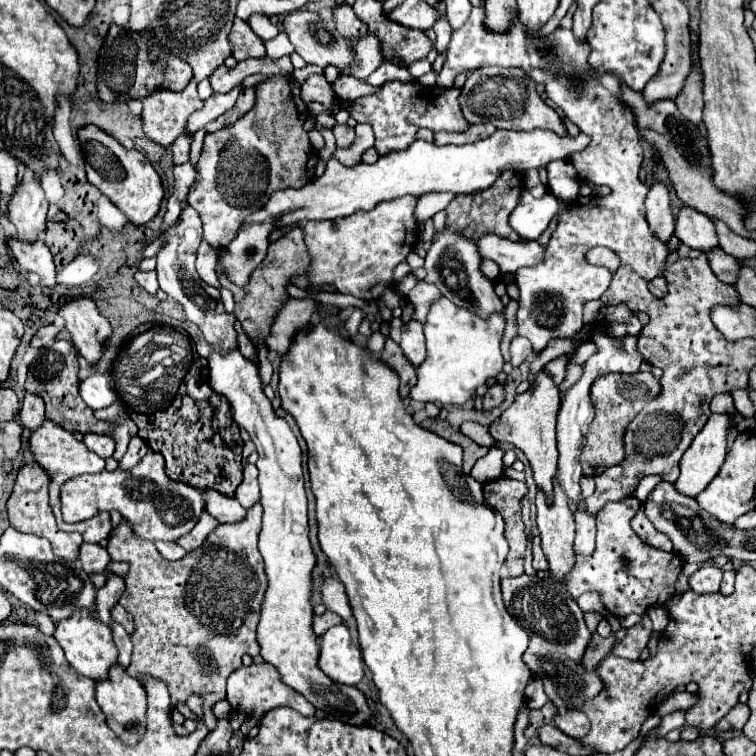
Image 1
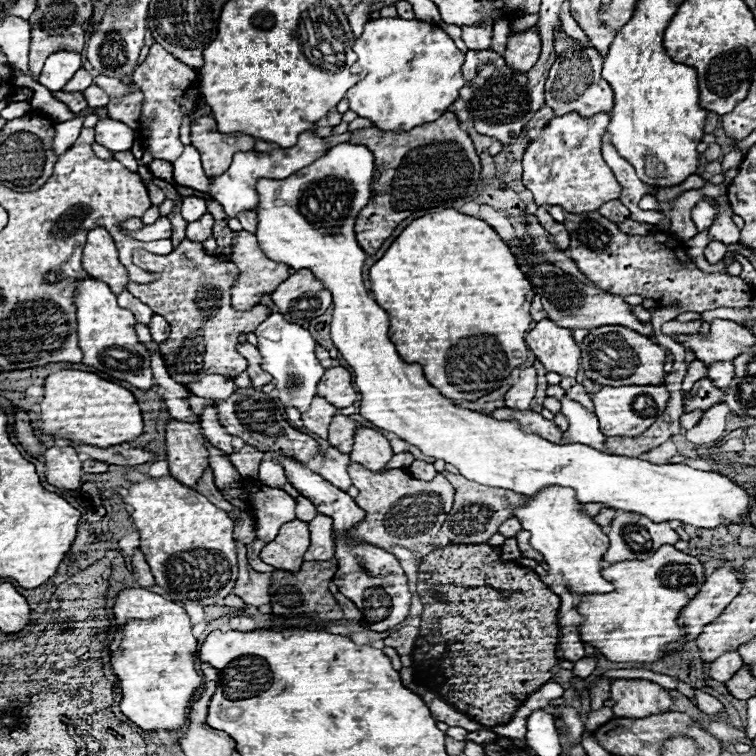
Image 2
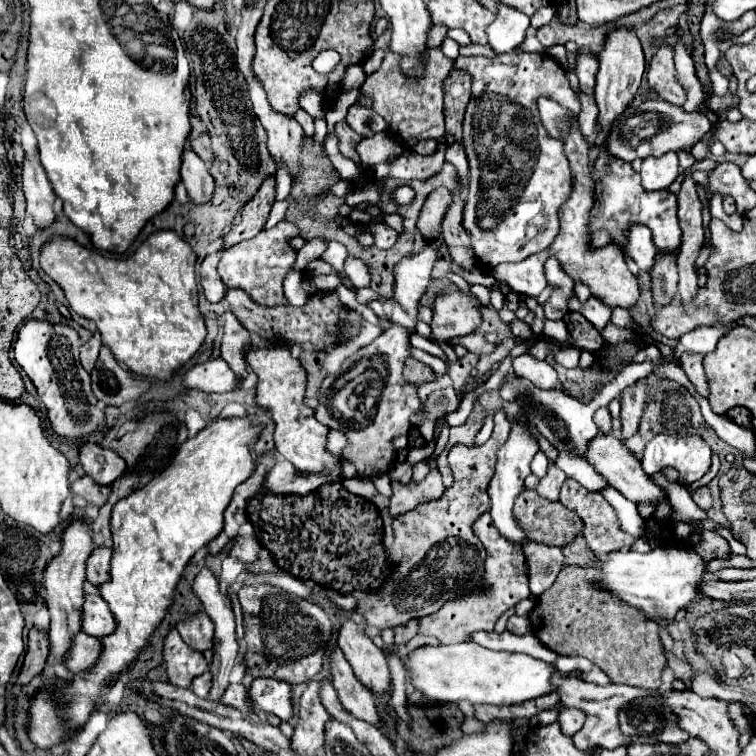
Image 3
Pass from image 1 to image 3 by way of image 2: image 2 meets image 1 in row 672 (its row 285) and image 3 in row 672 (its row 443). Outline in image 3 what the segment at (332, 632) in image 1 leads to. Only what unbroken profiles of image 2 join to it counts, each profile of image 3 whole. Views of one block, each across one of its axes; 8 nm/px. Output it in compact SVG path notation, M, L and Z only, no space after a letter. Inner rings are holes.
M462 642L454 646L424 646L410 652L404 658L404 666L408 670L408 682L420 690L428 700L434 702L460 702L468 700L472 704L520 704L526 700L534 700L538 696L554 692L550 684L550 674L556 670L554 664L546 664L528 654L512 654L512 652L494 652L482 648L474 642Z

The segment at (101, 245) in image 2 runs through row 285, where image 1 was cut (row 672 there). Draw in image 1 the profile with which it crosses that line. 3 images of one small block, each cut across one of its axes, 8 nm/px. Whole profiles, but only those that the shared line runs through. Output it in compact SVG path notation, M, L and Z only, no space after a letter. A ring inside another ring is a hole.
M114 664L106 680L96 680L96 702L100 704L106 716L106 724L120 740L124 740L126 744L136 744L140 740L144 732L142 724L146 726L146 692L142 684L126 672L126 668L120 668L120 664Z

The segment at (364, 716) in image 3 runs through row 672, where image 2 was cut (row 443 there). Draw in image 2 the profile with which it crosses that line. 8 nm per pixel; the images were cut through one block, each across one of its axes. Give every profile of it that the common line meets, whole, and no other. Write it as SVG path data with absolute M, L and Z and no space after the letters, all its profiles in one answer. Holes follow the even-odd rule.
M334 416L332 424L330 424L330 432L328 432L328 442L338 448L342 454L350 454L352 452L352 444L354 444L354 434L358 430L358 422L354 422L348 416Z

